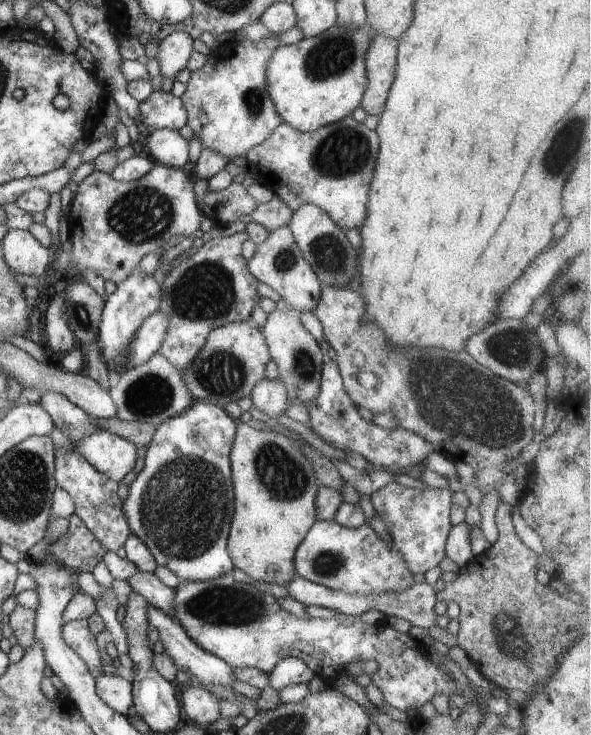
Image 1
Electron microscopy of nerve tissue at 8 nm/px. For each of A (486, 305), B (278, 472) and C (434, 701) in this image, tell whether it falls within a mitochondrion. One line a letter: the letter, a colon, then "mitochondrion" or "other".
A: other
B: mitochondrion
C: other

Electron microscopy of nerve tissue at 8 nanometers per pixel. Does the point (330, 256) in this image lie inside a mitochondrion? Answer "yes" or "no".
yes

